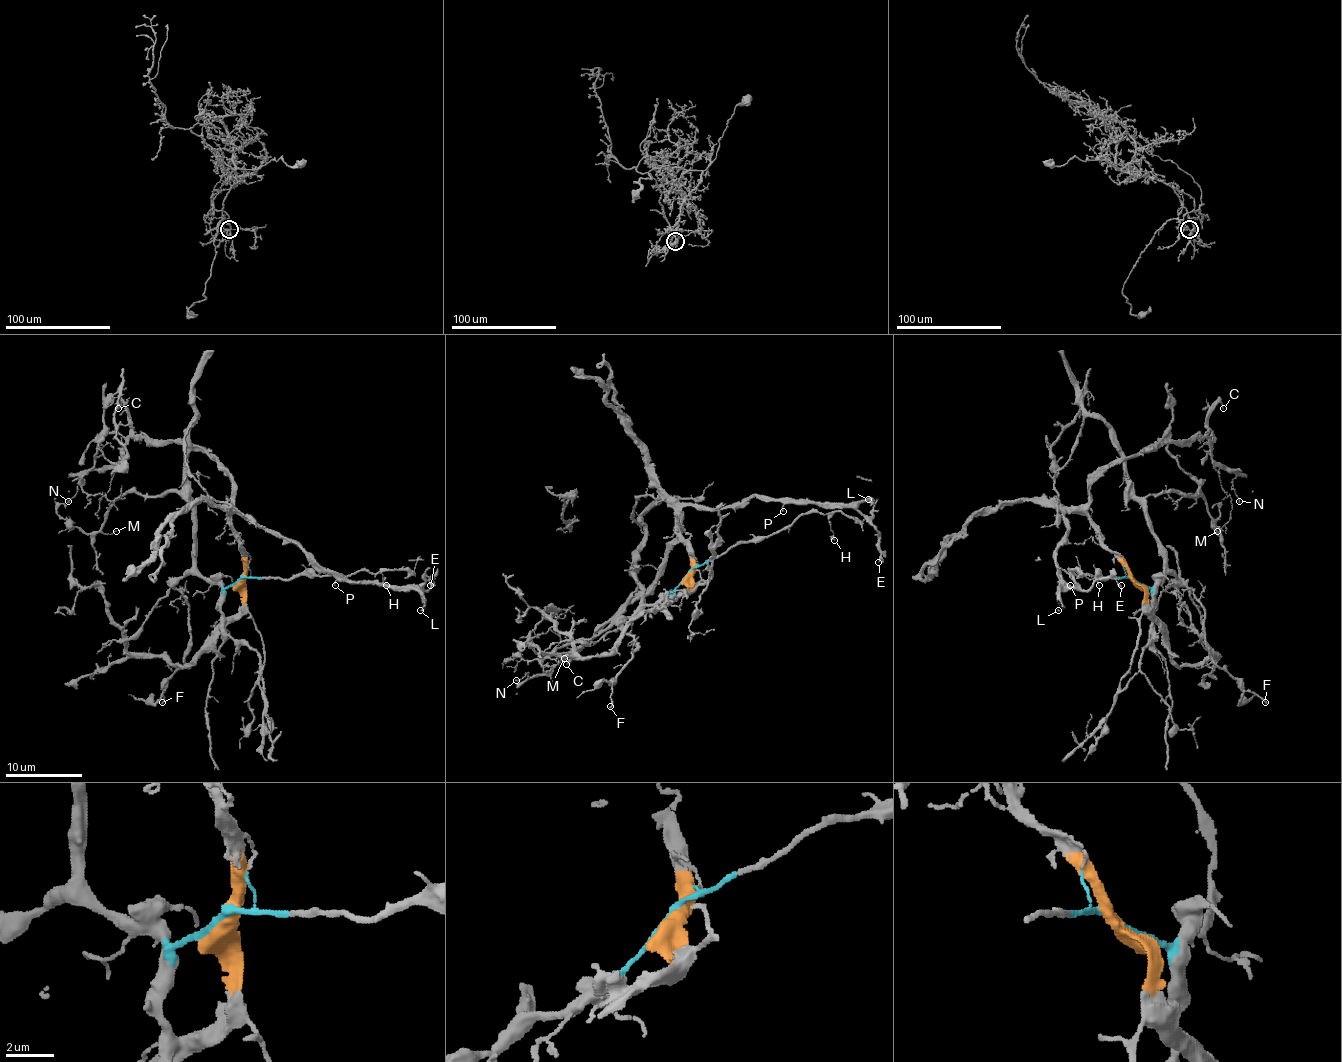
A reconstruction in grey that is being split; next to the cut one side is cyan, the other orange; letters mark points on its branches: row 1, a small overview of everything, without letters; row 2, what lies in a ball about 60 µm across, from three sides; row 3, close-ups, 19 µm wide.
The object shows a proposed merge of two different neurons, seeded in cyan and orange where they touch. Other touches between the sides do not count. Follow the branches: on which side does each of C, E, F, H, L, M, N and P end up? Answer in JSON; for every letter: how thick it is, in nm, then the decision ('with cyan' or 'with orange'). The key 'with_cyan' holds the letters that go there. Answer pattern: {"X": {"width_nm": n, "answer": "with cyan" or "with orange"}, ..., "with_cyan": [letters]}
{"C": {"width_nm": 110, "answer": "with orange"}, "E": {"width_nm": 170, "answer": "with orange"}, "F": {"width_nm": 200, "answer": "with cyan"}, "H": {"width_nm": 130, "answer": "with cyan"}, "L": {"width_nm": 110, "answer": "with orange"}, "M": {"width_nm": 100, "answer": "with cyan"}, "N": {"width_nm": 120, "answer": "with orange"}, "P": {"width_nm": 110, "answer": "with orange"}, "with_cyan": ["F", "H", "M"]}

